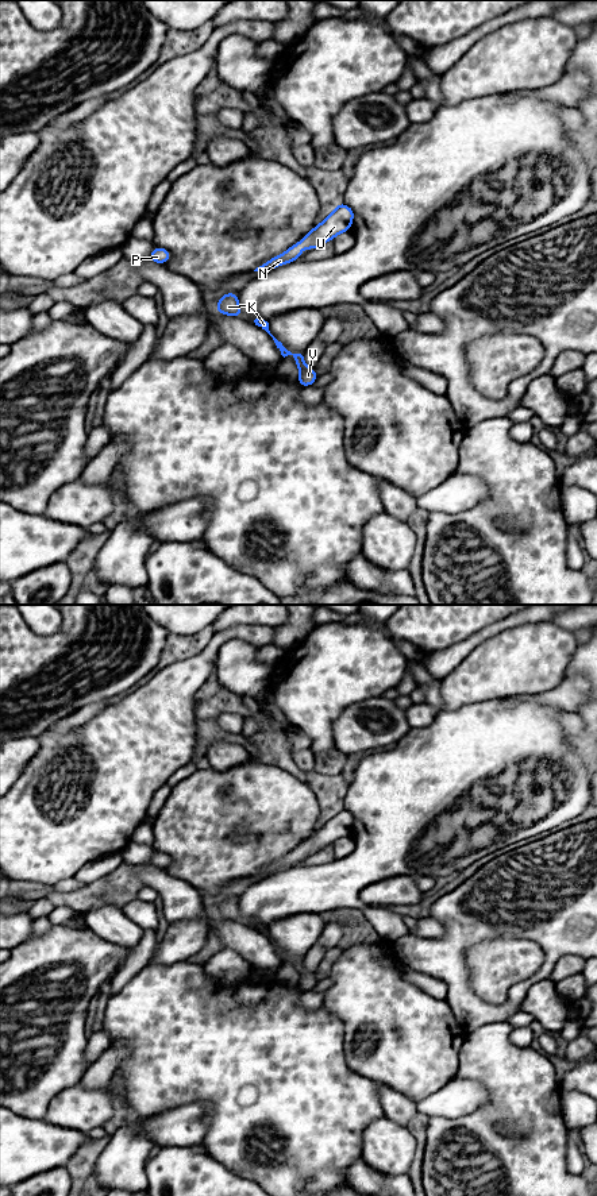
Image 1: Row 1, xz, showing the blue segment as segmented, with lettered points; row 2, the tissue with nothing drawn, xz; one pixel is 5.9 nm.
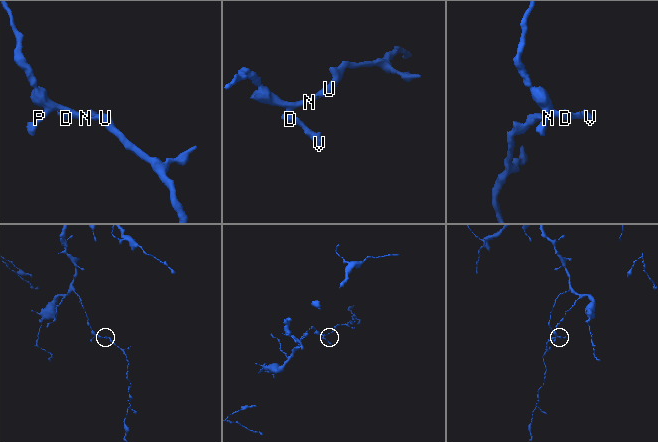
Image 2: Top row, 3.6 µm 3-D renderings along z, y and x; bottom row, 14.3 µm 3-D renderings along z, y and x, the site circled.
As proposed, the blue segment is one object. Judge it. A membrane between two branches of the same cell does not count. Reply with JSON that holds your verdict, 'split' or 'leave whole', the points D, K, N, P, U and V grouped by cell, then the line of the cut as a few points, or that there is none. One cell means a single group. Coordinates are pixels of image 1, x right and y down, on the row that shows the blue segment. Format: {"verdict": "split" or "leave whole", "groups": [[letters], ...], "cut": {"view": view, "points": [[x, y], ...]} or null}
{"verdict": "leave whole", "groups": [["D", "K", "N", "P", "U", "V"]], "cut": null}

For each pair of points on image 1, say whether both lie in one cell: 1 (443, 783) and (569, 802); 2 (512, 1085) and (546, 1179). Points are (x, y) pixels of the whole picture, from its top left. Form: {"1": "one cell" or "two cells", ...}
{"1": "one cell", "2": "one cell"}

